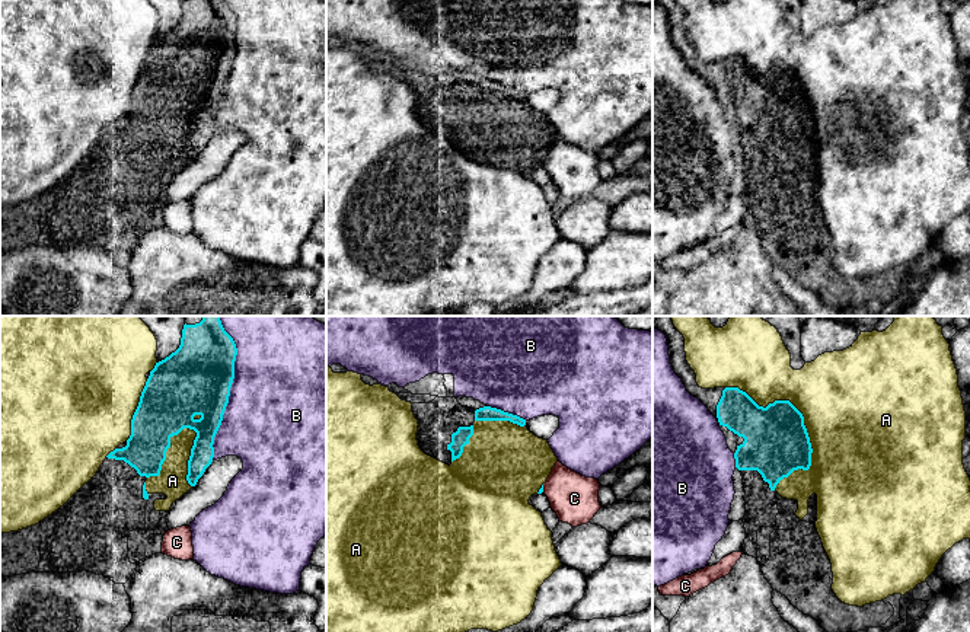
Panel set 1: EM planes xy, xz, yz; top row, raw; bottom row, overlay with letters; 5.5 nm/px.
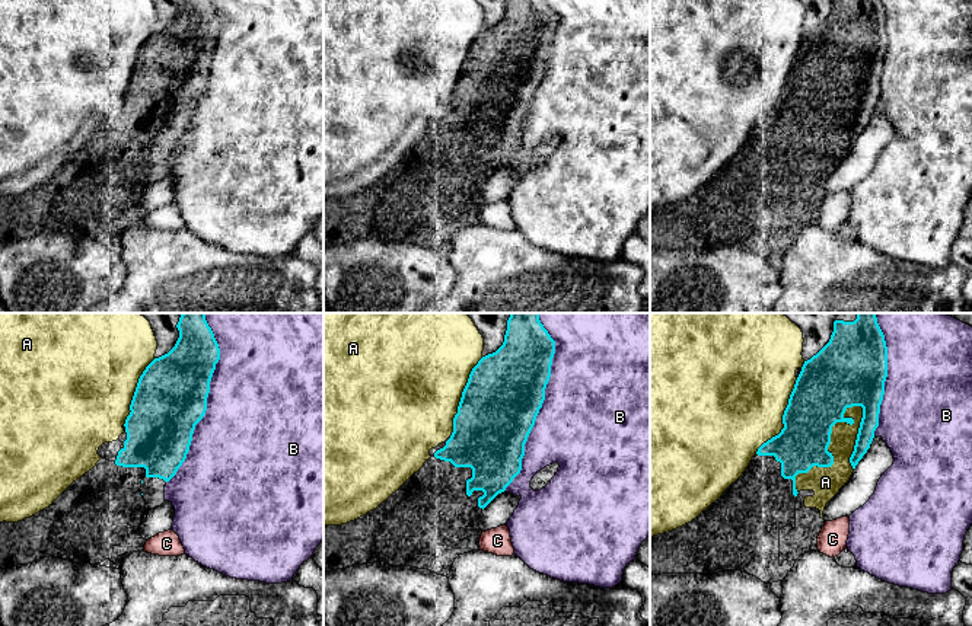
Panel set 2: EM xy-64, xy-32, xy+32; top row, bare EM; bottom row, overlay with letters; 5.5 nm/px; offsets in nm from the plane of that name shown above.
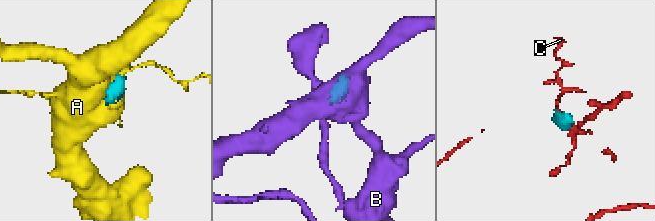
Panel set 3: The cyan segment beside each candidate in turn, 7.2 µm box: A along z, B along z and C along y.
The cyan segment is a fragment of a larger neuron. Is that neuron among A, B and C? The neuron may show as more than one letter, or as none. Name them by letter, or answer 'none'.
none

